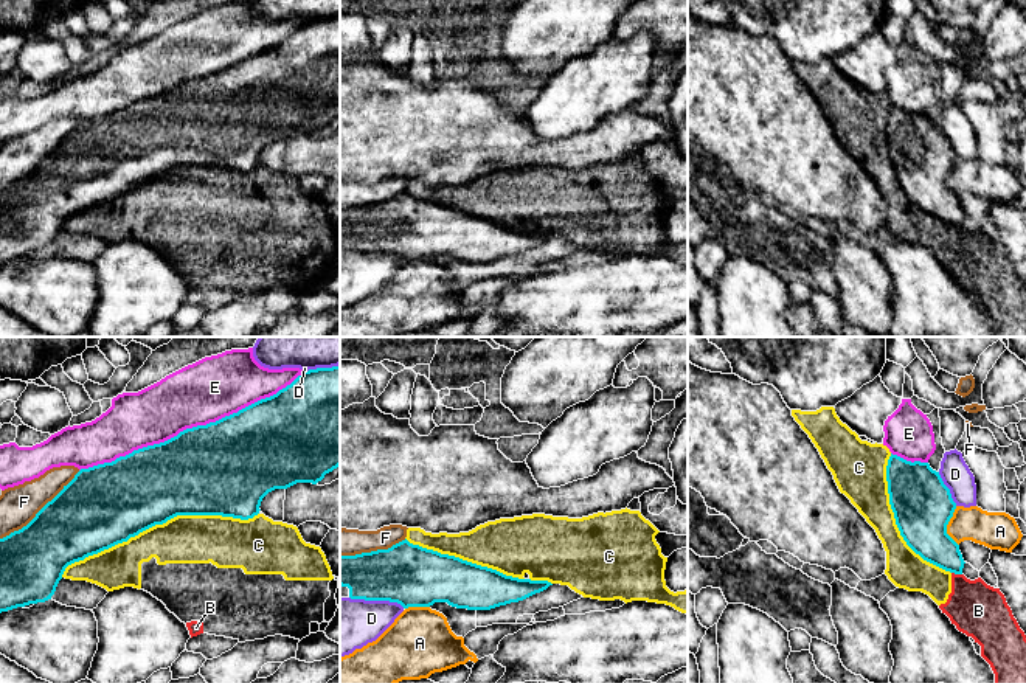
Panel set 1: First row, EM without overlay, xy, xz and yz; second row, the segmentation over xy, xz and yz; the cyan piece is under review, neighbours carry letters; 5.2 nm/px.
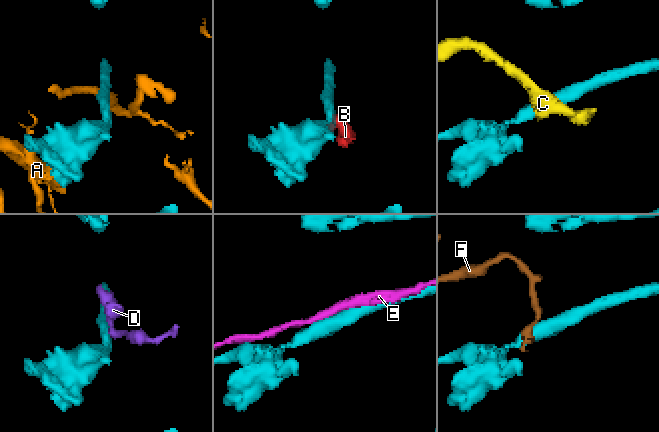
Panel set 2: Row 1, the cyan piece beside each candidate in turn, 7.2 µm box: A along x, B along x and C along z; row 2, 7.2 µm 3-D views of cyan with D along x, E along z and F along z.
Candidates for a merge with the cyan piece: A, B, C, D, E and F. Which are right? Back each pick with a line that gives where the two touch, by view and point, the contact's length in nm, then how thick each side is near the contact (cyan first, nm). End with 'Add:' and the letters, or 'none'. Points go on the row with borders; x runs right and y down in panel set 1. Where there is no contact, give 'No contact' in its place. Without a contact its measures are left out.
Add: none

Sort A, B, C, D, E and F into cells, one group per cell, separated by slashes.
A / B C / D / E / F

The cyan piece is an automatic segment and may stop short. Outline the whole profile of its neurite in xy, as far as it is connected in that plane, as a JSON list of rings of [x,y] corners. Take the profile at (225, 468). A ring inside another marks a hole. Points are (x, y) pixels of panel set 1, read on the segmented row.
[[[340,365],[304,371],[276,394],[237,413],[147,446],[112,463],[81,469],[22,529],[0,539],[0,613],[51,599],[65,568],[177,515],[222,515],[241,520],[259,514],[262,498],[296,483],[317,484],[340,466]]]

